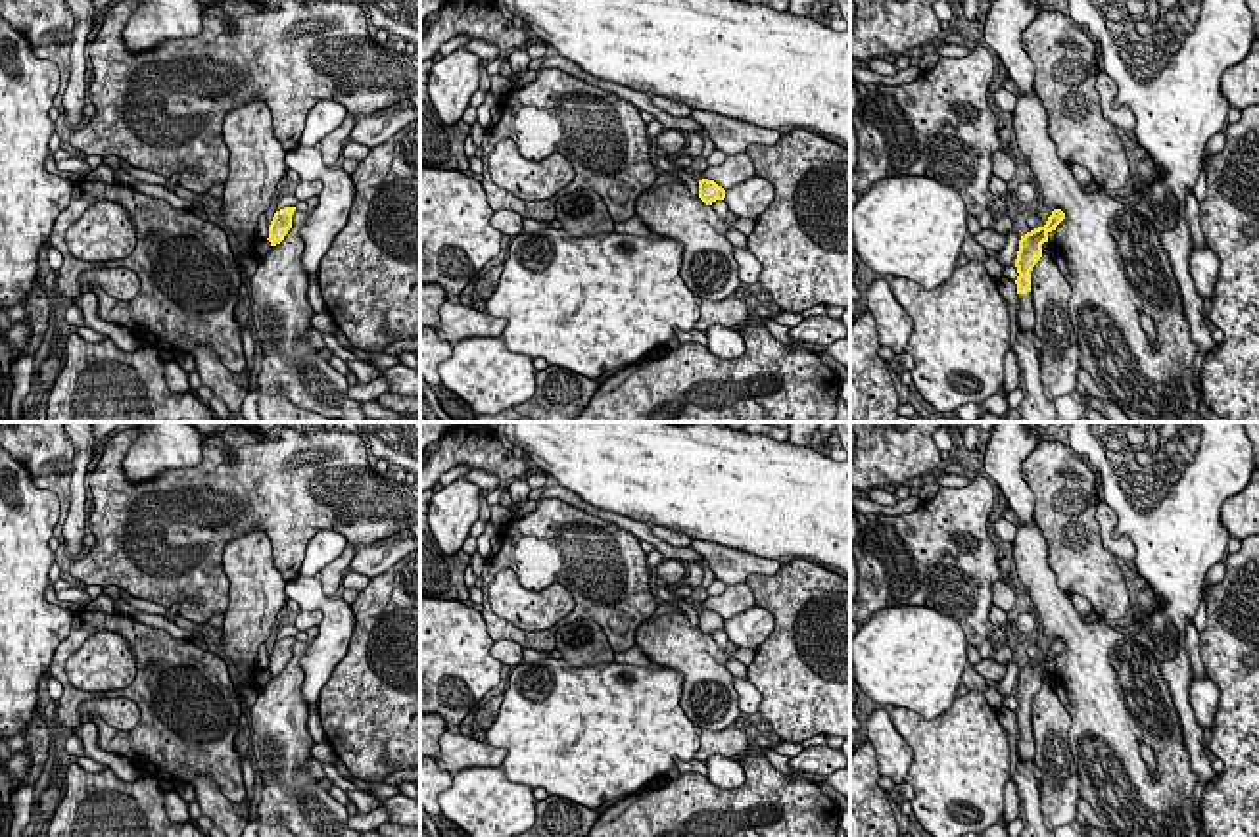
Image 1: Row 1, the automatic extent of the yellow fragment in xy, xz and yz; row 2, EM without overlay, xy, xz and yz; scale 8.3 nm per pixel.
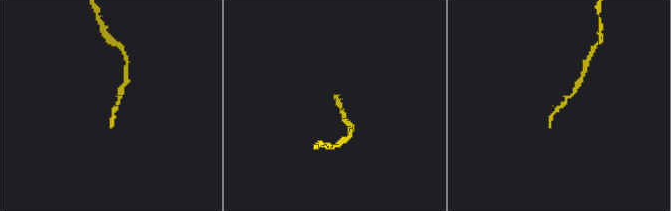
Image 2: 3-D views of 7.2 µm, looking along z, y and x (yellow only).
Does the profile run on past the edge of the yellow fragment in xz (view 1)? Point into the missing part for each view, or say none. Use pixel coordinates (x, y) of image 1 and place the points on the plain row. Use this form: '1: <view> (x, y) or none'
1: none

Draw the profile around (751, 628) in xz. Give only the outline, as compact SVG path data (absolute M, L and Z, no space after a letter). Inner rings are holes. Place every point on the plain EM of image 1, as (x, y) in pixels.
M752 607L733 618L725 620L725 634L729 643L737 649L758 649L772 634L775 620L770 610L762 607Z

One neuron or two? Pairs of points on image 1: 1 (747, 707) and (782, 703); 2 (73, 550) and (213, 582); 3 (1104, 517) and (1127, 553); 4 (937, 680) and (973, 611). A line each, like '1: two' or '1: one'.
1: two
2: two
3: one
4: two

